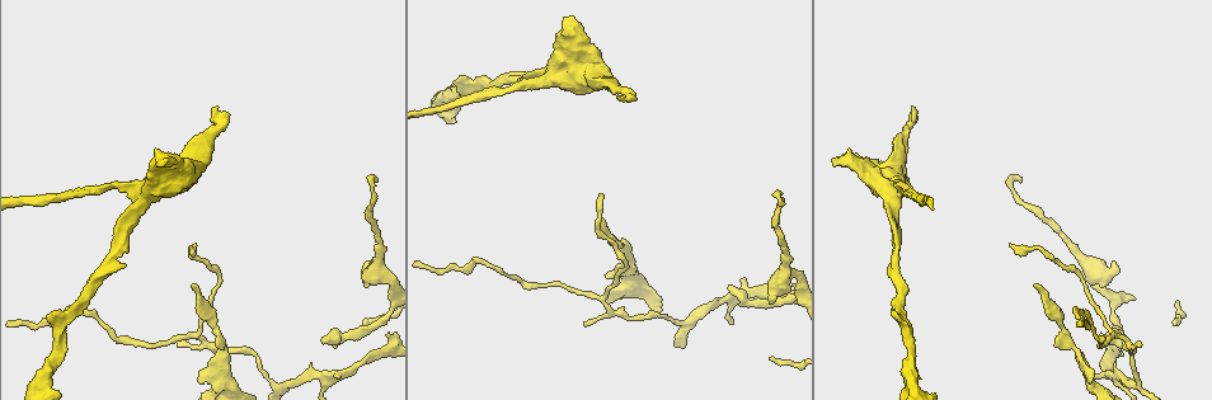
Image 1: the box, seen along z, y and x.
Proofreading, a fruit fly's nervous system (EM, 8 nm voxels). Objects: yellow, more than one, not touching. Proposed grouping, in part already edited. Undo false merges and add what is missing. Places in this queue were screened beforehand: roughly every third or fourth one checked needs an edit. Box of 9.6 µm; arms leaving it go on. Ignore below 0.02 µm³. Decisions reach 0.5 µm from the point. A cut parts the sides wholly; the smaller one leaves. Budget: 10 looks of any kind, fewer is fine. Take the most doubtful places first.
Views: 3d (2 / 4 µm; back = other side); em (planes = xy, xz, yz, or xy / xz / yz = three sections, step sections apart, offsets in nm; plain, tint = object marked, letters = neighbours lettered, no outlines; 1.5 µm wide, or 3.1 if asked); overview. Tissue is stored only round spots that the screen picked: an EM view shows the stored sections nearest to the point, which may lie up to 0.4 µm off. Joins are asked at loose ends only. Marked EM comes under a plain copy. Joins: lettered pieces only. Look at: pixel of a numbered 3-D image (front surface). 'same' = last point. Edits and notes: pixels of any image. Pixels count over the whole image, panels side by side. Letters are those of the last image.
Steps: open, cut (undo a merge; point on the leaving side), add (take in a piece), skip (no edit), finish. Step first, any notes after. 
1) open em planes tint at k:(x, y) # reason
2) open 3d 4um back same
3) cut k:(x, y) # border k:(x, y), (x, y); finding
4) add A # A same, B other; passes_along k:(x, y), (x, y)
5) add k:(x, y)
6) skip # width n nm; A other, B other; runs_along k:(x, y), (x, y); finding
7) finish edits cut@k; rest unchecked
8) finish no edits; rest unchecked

open 3d 2um at 1:(1033, 286) # long arm stops here

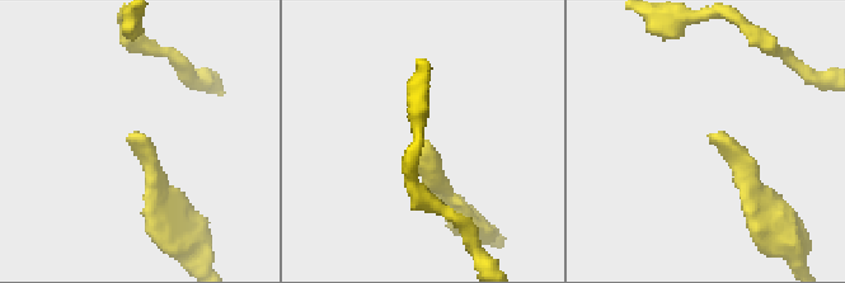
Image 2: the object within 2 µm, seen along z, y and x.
open em xz step 8 letters at 2:(710, 136)

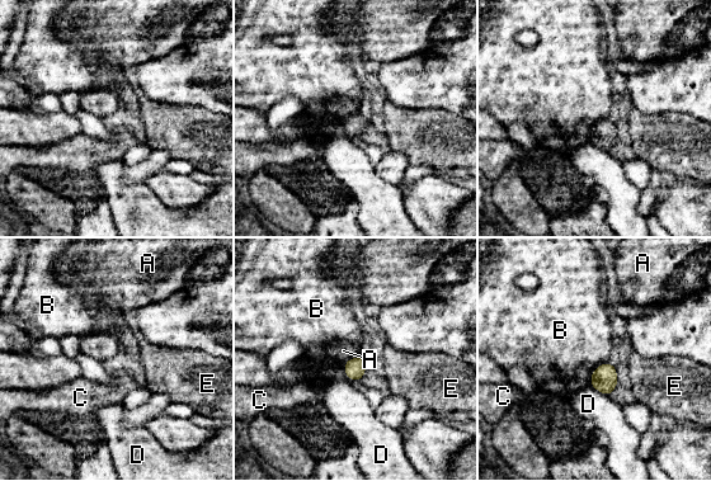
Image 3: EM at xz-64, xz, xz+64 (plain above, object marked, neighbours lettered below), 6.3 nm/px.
open em planes letters same

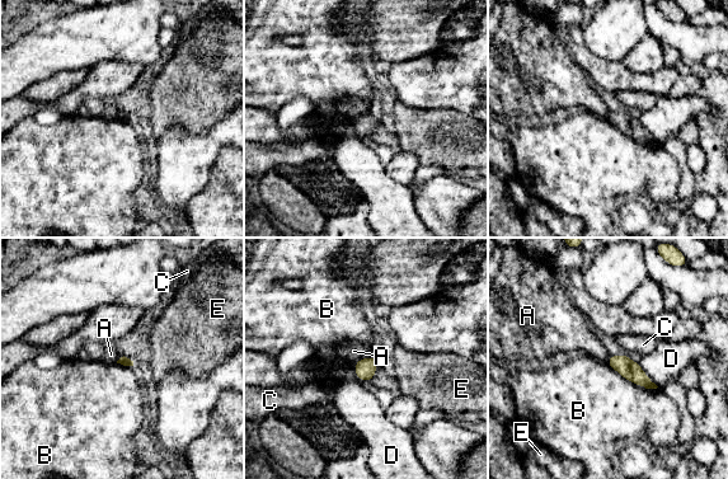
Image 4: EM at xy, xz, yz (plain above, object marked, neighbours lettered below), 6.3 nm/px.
skip # longest_contact B 360 nm; A other, B other, C other, D other, E other; no lettered piece goes on from it

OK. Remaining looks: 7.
open 3d 4um at 1:(1091, 377) # an open end

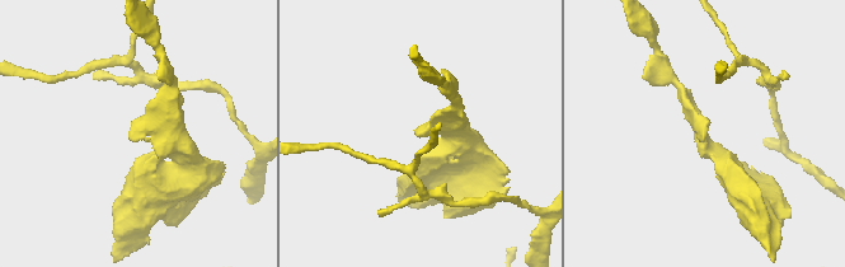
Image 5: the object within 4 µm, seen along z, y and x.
open em 3.1um xz step 8 tint at 5:(705, 138) # shape alone is not enough

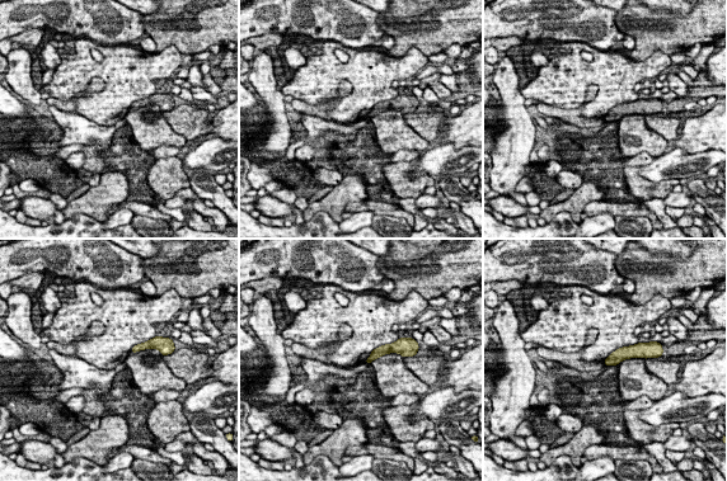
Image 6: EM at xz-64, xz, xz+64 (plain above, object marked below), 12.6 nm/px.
open em 3.1um xy step 16 letters same # cut it another way

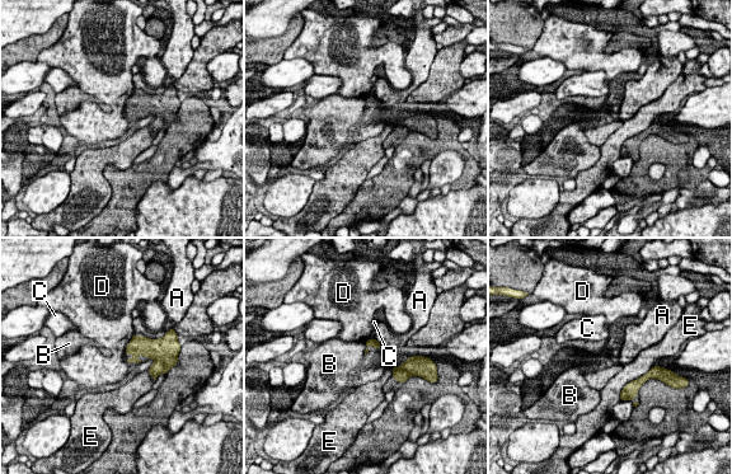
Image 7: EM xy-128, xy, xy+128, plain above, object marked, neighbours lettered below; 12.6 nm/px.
skip # A other, B other, C other, D other, E other; border 7:(364, 342), (366, 346); none of them fits

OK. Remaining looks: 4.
open 3d 2um at 1:(376, 181) # branch stops here

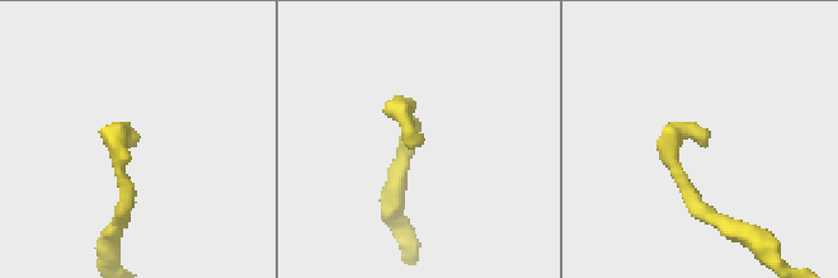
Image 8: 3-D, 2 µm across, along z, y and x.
open em planes letters at 8:(421, 145) # shape alone is not enough

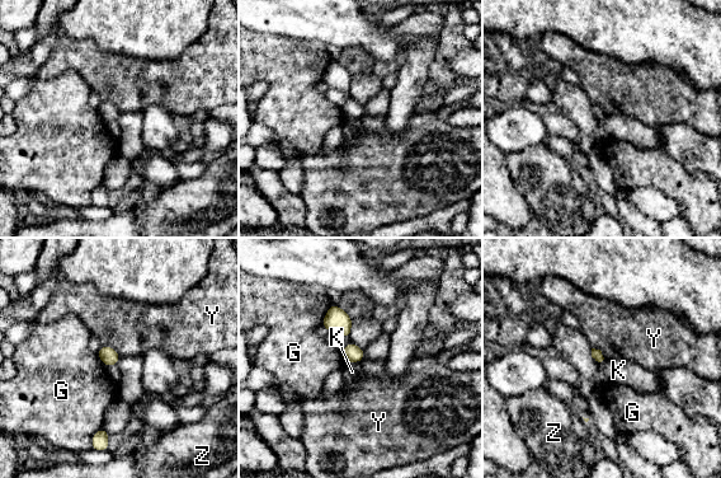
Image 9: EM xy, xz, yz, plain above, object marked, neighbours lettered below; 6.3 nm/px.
skip # G other, K other, Y other, Z other; border 9:(102, 345), (109, 345), (121, 356); none of them fits

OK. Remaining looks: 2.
open em yz step 8 letters at 1:(1111, 377) # three-way junction

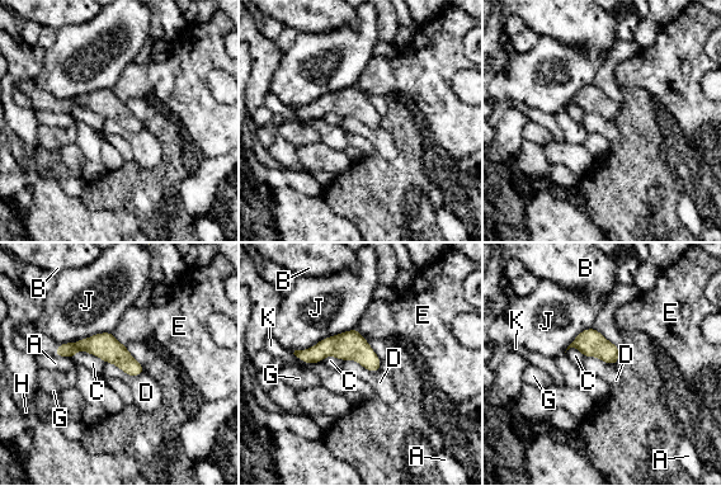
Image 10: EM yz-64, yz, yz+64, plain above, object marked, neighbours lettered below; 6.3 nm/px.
skip # width 140 nm; A other, B other, C other, D other, E other, G other, H other, J other, K other; runs_along 10:(57, 352), (104, 345), (140, 369); one neuron here

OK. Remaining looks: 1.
finish no edits; rest unchecked

